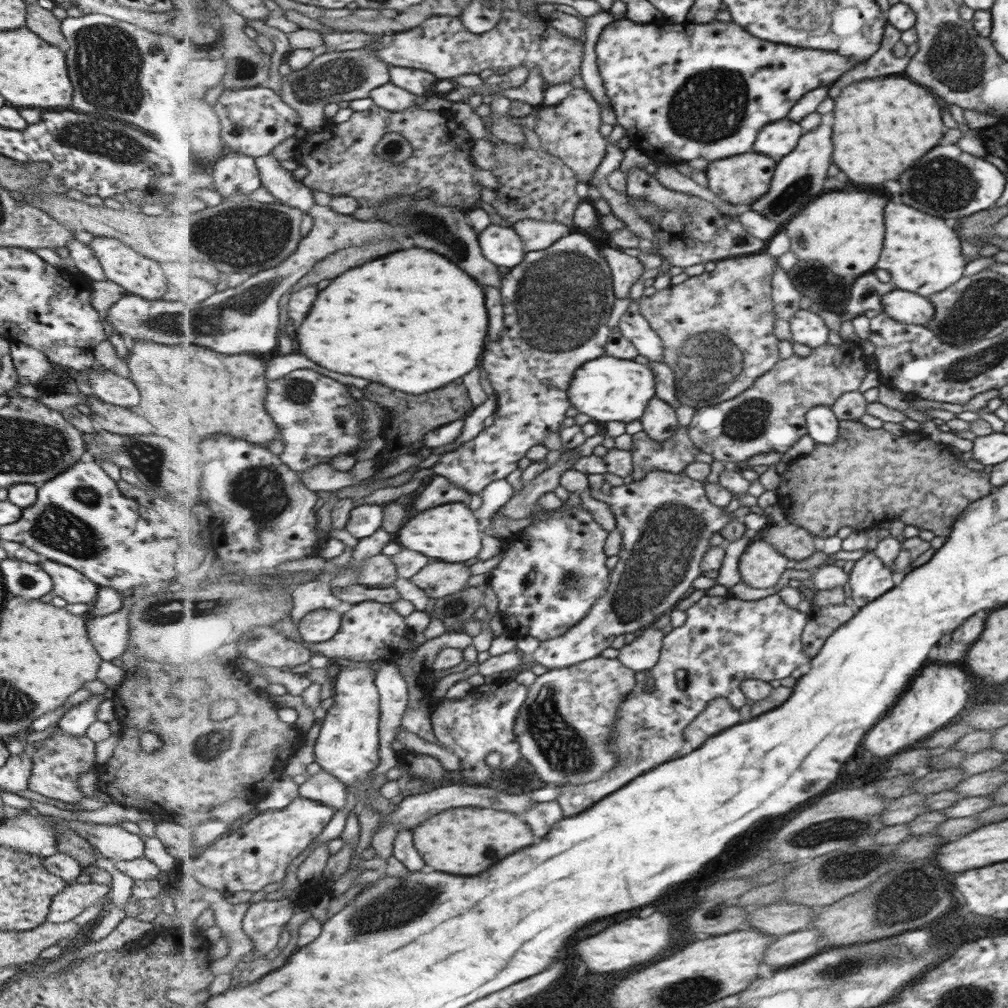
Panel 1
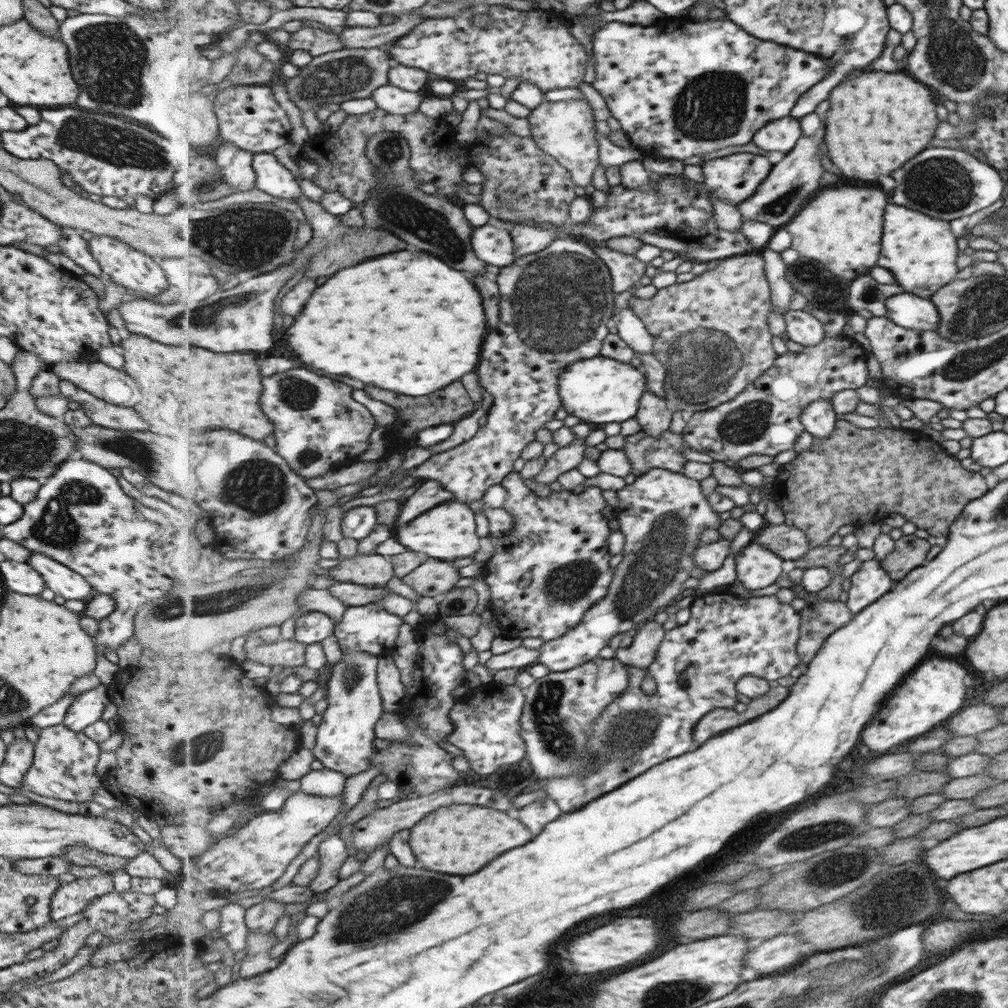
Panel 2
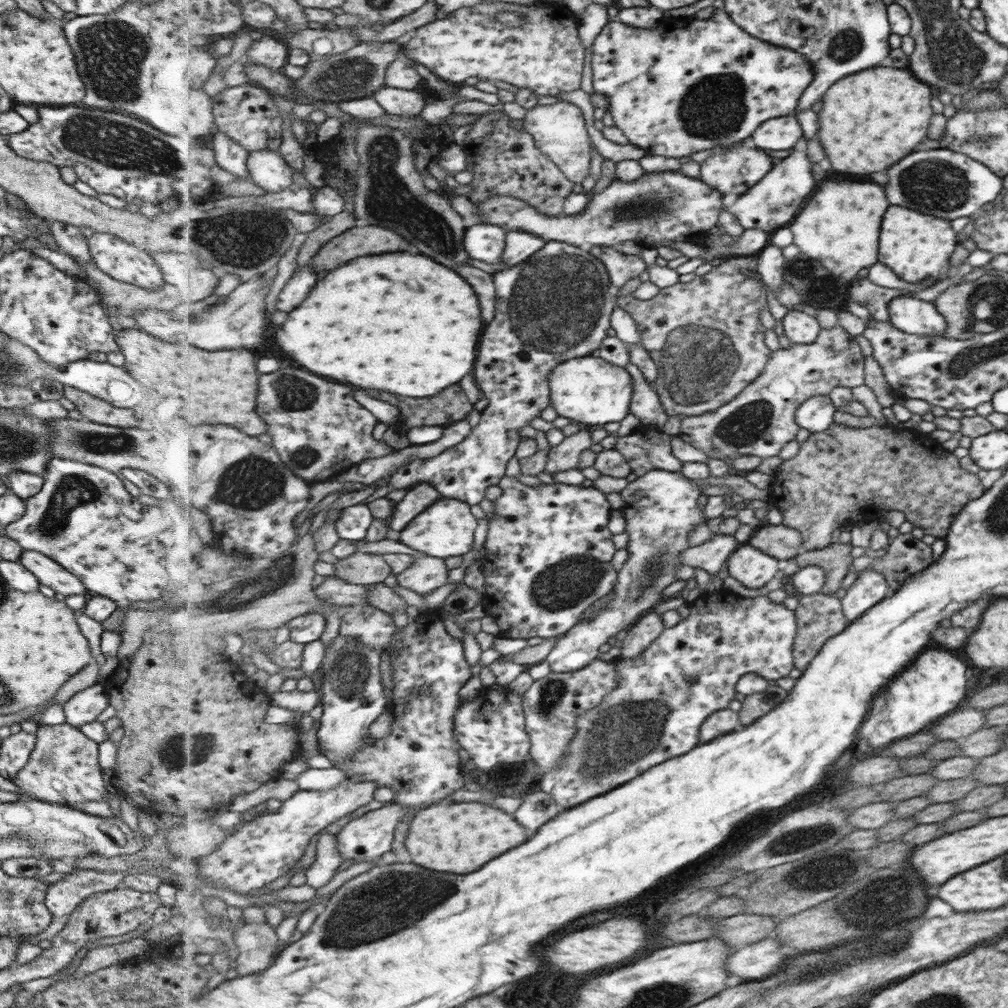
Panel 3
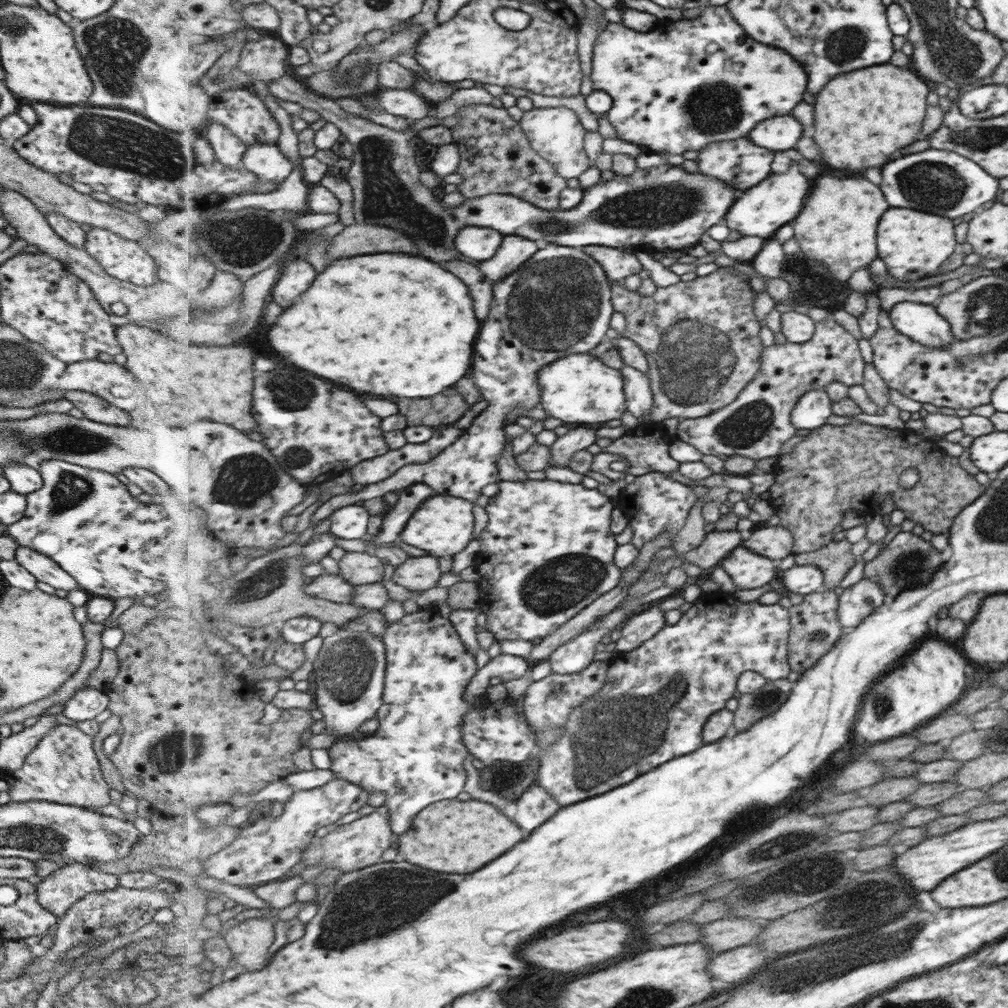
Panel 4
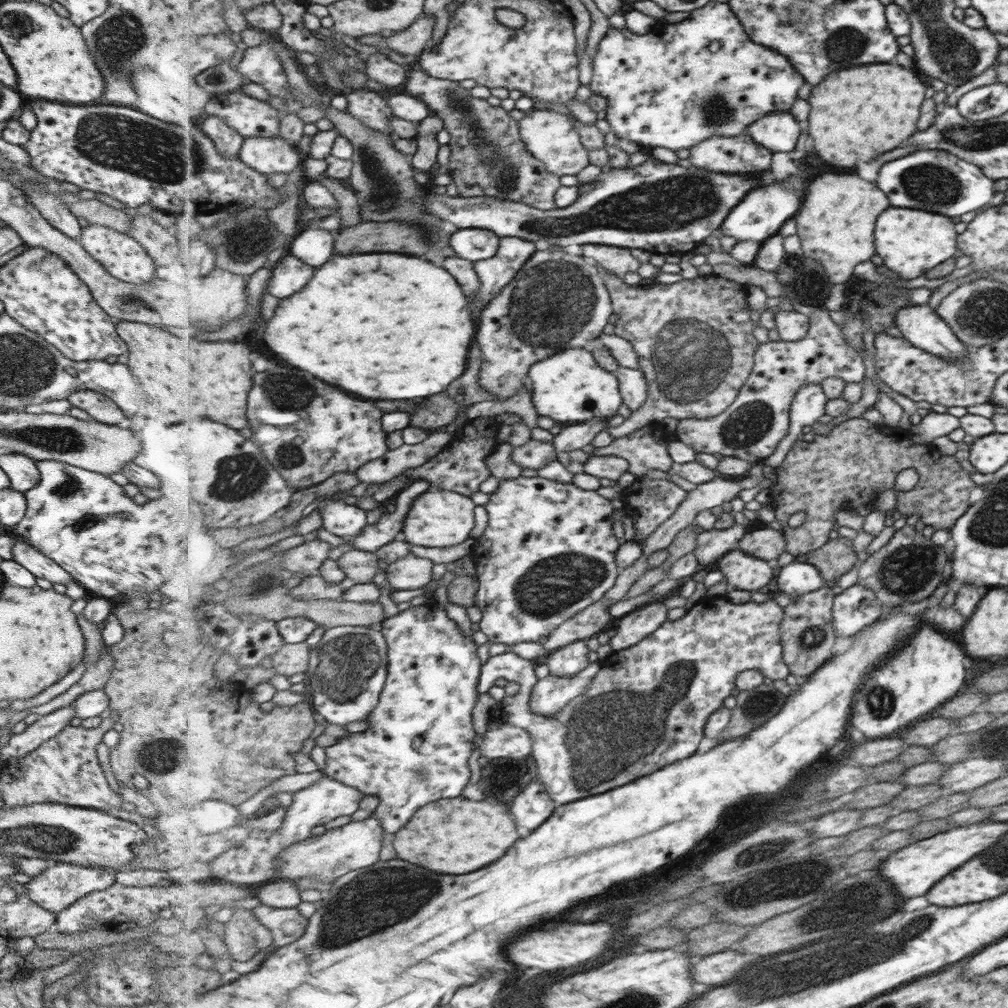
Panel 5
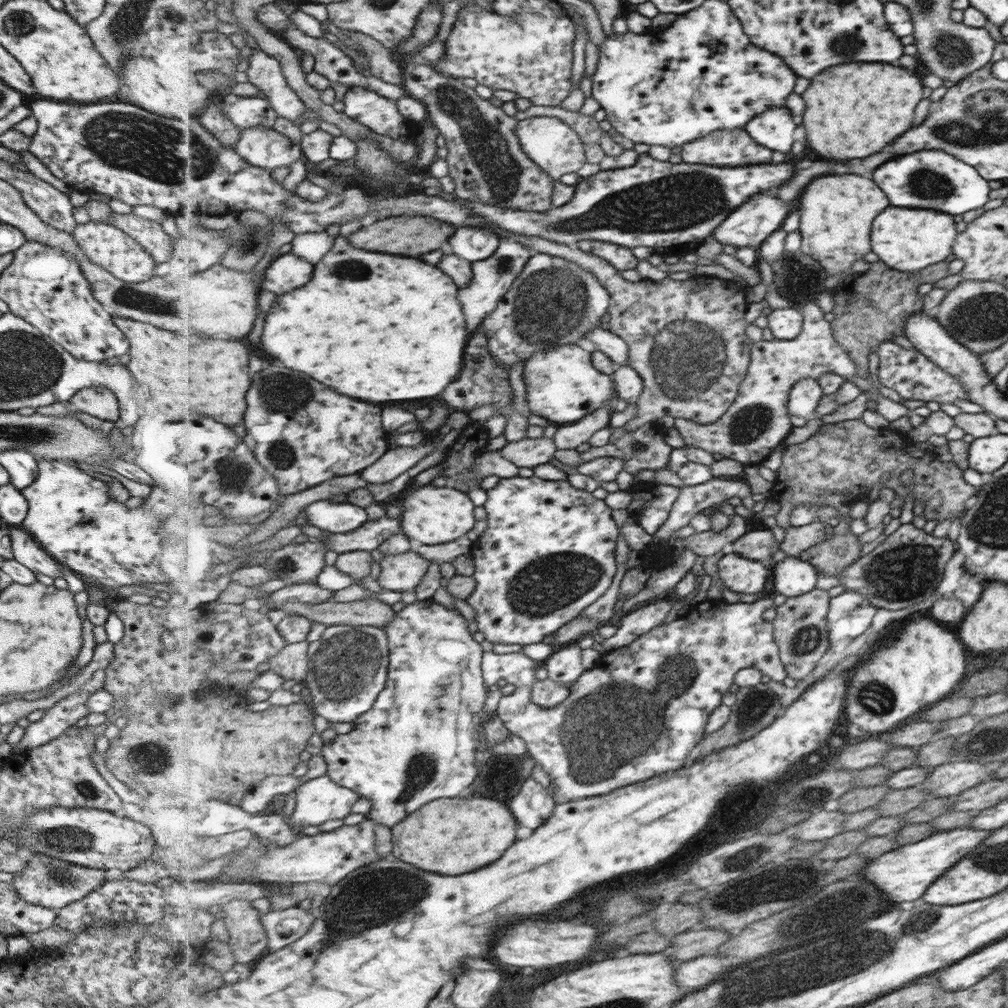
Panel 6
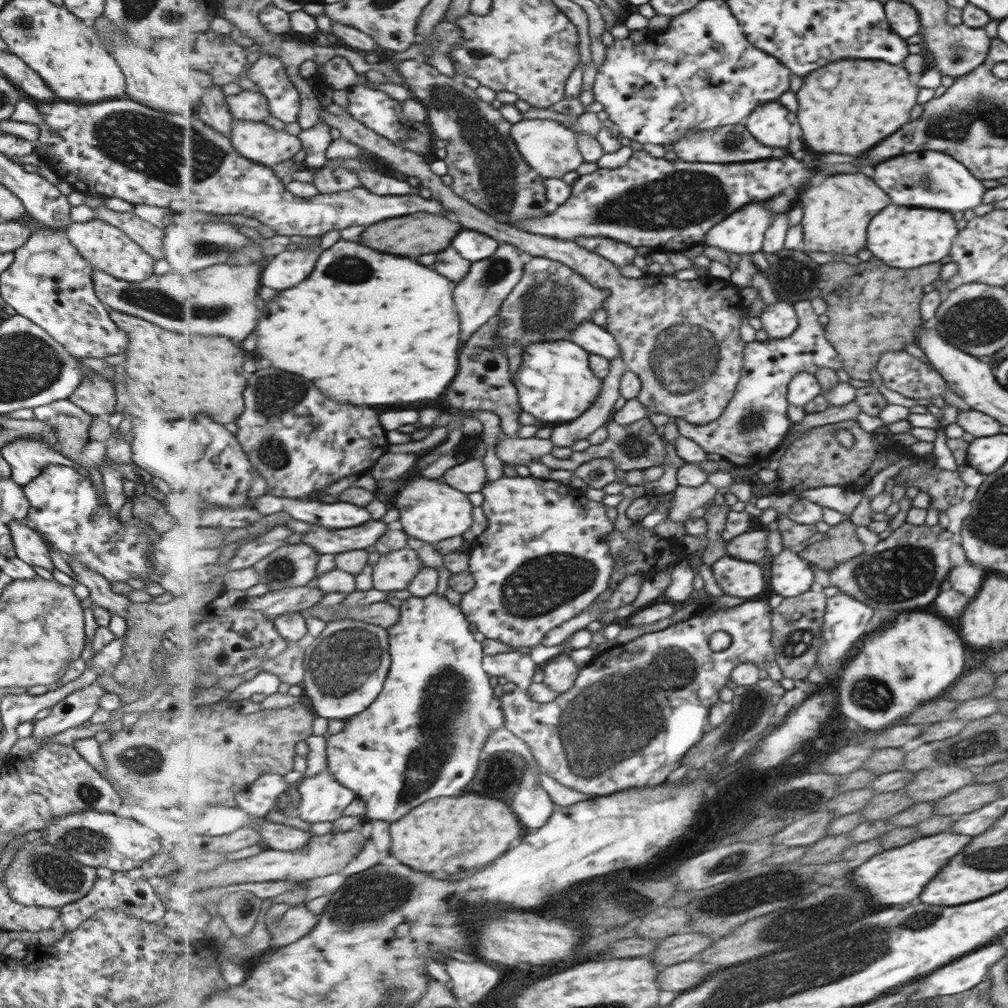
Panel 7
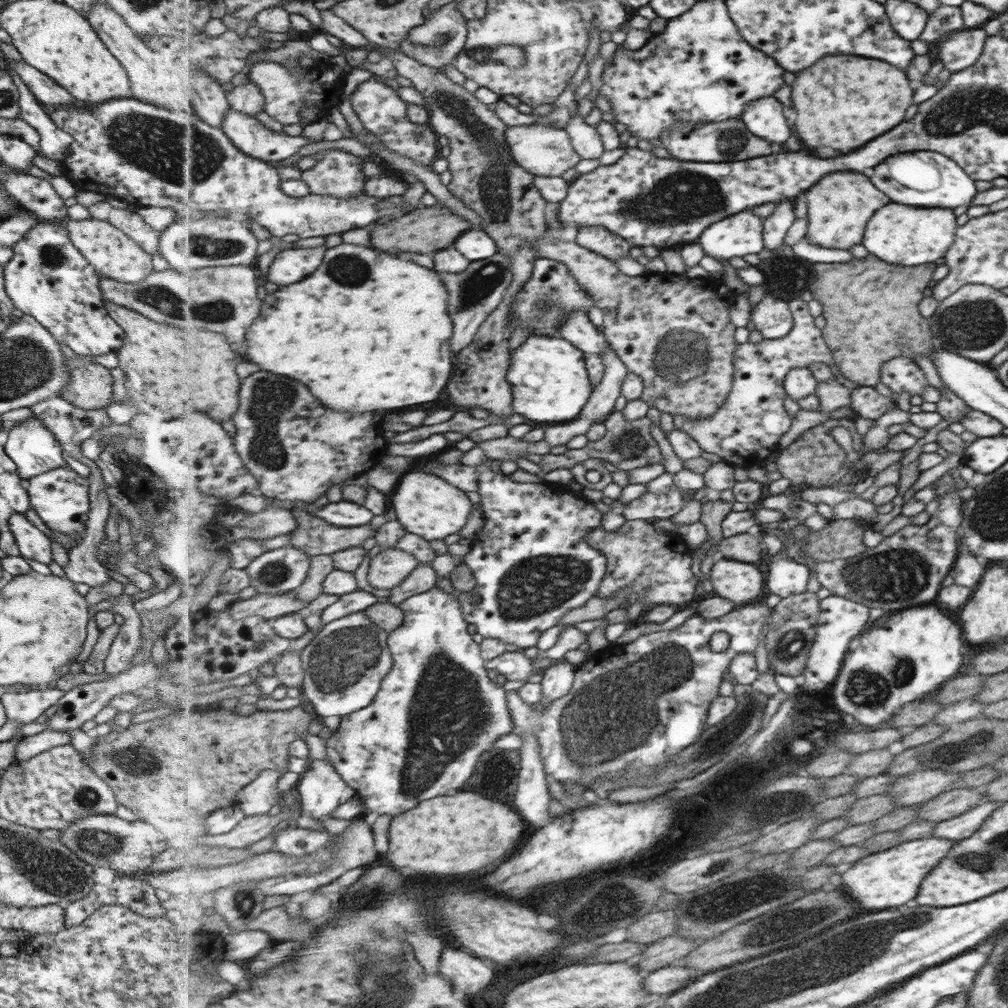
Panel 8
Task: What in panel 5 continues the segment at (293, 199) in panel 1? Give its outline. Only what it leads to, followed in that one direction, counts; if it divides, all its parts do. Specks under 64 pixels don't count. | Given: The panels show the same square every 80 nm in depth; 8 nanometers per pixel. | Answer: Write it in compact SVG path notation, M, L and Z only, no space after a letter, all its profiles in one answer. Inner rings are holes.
M280 136L246 138L239 156L245 164L266 175L289 175L305 158L299 153L299 146L291 146Z

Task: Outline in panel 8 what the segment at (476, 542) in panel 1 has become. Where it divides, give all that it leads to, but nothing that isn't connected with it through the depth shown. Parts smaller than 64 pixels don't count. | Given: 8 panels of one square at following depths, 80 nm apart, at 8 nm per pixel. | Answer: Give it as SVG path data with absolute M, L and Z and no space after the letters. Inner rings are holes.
M411 472L401 478L391 508L395 506L395 512L401 520L401 524L408 532L412 532L425 541L443 540L451 534L458 533L469 520L469 514L473 510L473 504L463 489L452 485L443 477L427 472Z

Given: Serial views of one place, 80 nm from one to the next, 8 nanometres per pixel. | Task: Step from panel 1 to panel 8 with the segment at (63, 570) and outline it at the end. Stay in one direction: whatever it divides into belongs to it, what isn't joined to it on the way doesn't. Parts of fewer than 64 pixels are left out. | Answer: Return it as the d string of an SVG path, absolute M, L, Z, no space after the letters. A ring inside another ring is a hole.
M12 511L7 518L7 528L13 535L21 558L34 560L46 566L52 561L51 544L47 536L27 521L25 515Z

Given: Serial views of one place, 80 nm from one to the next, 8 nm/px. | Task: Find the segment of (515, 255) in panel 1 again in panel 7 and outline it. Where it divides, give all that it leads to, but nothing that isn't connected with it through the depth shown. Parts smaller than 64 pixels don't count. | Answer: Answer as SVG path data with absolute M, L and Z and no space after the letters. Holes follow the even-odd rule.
M465 228L455 238L455 244L453 244L457 252L472 263L493 256L500 245L500 241L484 232Z

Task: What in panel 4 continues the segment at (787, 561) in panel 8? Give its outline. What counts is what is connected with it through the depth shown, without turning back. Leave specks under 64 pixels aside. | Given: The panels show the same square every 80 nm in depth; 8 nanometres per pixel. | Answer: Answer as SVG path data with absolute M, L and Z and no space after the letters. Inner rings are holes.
M794 565L791 569L780 573L785 588L790 592L808 595L824 588L823 570L813 565Z

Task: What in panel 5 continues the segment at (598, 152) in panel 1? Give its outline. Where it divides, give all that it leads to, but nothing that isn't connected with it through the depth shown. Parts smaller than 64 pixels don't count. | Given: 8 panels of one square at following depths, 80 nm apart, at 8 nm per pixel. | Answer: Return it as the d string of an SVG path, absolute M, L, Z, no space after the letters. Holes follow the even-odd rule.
M535 110L520 120L523 141L533 156L542 160L546 167L557 176L579 174L590 163L590 152L585 148L579 131L575 129L575 118L559 112Z

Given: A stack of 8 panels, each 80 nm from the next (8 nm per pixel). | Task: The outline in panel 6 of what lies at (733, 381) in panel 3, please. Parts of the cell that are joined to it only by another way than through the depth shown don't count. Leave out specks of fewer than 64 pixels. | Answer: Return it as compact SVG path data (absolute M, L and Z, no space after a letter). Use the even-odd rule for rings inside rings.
M485 225L501 239L522 242L536 253L570 260L599 279L612 294L609 329L618 334L631 349L629 367L643 376L643 398L639 414L625 426L634 431L661 416L672 416L713 424L735 402L742 382L750 370L752 338L746 333L745 312L749 302L743 283L725 280L720 273L703 273L684 281L665 277L660 281L631 282L603 257L574 249L538 236L525 236Z

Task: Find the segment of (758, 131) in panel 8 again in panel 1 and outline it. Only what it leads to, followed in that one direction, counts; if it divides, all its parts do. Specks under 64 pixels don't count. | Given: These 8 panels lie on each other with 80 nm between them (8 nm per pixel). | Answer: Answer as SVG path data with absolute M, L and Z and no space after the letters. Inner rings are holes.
M787 117L772 123L763 132L759 132L755 148L757 152L765 152L767 156L787 156L789 152L795 150L801 136L803 136L801 124Z

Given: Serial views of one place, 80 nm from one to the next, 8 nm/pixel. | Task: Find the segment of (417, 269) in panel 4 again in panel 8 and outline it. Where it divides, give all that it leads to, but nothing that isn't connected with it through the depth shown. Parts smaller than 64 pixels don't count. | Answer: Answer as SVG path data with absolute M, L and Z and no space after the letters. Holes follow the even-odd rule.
M347 242L335 246L335 248L329 248L326 258L324 258L322 266L318 268L319 272L315 272L315 276L309 276L307 280L301 280L299 284L285 286L285 288L277 290L275 294L269 294L263 302L263 316L259 316L259 320L255 320L255 326L251 326L247 332L247 342L249 342L247 358L251 362L259 364L261 370L267 370L273 374L283 374L283 376L305 382L325 406L329 406L333 410L343 408L339 412L351 412L351 414L377 412L377 410L395 412L399 408L435 402L441 396L441 392L445 390L445 386L453 374L453 354L451 354L451 342L449 342L453 336L453 320L447 314L449 292L443 284L443 278L435 270L423 268L415 262L393 258L389 254L377 254L377 250L377 248L361 248L361 246Z

